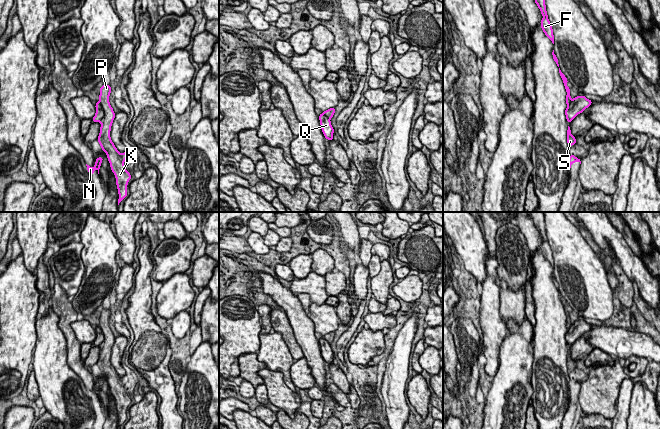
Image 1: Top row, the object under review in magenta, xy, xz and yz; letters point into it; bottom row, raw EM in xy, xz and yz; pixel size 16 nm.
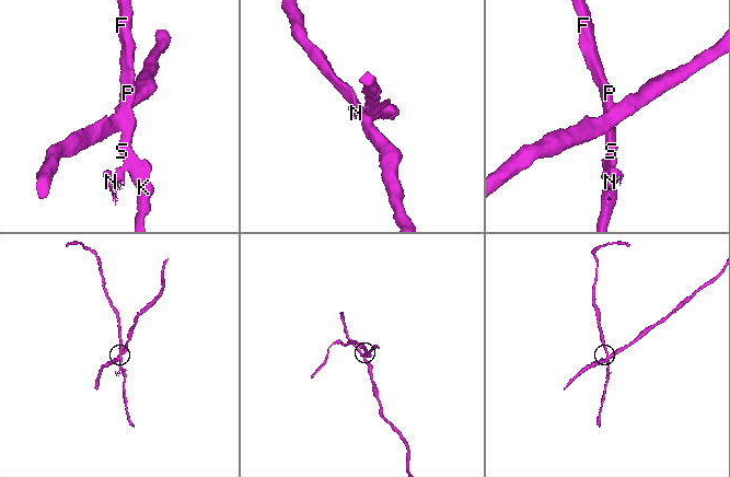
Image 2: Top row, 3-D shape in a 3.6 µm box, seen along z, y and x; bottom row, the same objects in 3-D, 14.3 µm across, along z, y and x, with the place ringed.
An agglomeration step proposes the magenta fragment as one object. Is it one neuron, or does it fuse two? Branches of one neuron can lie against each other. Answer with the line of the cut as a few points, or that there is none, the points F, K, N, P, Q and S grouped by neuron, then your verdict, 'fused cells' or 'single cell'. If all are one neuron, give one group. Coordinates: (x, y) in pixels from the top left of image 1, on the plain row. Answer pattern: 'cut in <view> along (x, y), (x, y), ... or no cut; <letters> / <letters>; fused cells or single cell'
cut in xy along (98, 325), (103, 335), (101, 346); F K N P S / Q; fused cells

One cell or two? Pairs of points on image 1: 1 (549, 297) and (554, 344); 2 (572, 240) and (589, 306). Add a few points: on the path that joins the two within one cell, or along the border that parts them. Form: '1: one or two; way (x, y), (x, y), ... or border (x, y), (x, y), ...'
1: one; way (549, 309), (550, 332)
2: one; way (573, 256), (577, 269), (588, 290)

